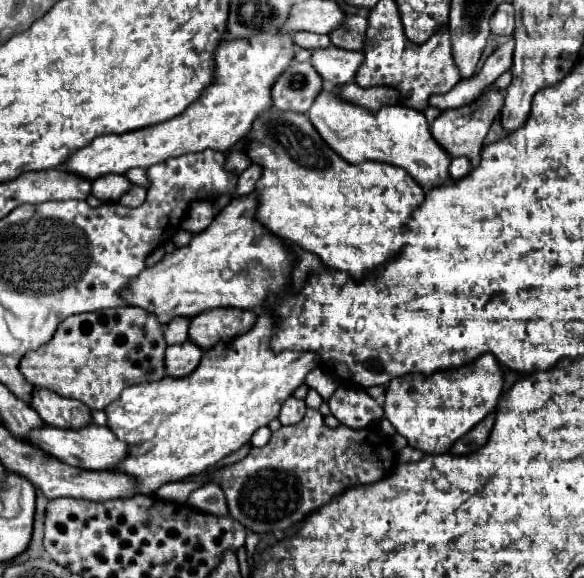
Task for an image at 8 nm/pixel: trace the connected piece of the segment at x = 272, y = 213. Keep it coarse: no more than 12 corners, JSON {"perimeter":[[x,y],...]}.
{"perimeter":[[304,113],[254,121],[256,219],[354,279],[426,195],[350,165]]}

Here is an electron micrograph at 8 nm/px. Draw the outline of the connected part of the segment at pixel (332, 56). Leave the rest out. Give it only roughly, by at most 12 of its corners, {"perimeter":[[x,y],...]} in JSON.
{"perimeter":[[332,45],[312,53],[314,69],[332,85],[352,83],[362,51]]}

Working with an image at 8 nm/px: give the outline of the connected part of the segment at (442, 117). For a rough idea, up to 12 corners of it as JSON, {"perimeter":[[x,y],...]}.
{"perimeter":[[498,89],[442,111],[430,125],[452,157],[480,163],[484,137],[504,105]]}

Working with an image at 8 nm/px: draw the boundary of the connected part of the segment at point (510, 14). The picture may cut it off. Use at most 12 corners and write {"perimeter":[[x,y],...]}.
{"perimeter":[[512,3],[500,4],[490,17],[492,33],[511,36],[515,29]]}

